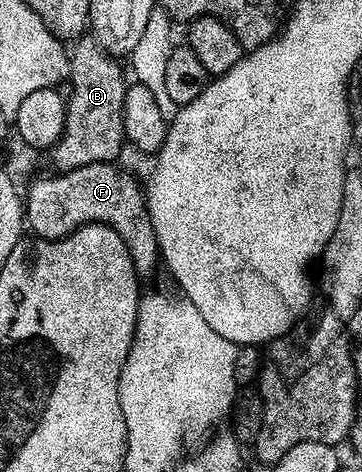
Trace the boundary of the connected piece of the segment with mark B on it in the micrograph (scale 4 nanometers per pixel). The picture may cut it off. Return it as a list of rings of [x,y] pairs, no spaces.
[[[79,39],[74,42],[69,53],[71,71],[69,74],[69,86],[71,85],[71,97],[66,98],[67,114],[65,115],[65,127],[57,144],[51,146],[49,156],[56,166],[56,170],[76,169],[85,167],[89,163],[111,163],[116,160],[122,149],[125,149],[123,135],[123,118],[127,104],[127,90],[129,81],[123,78],[123,69],[116,58],[110,57],[106,51],[95,42],[94,39]]]

